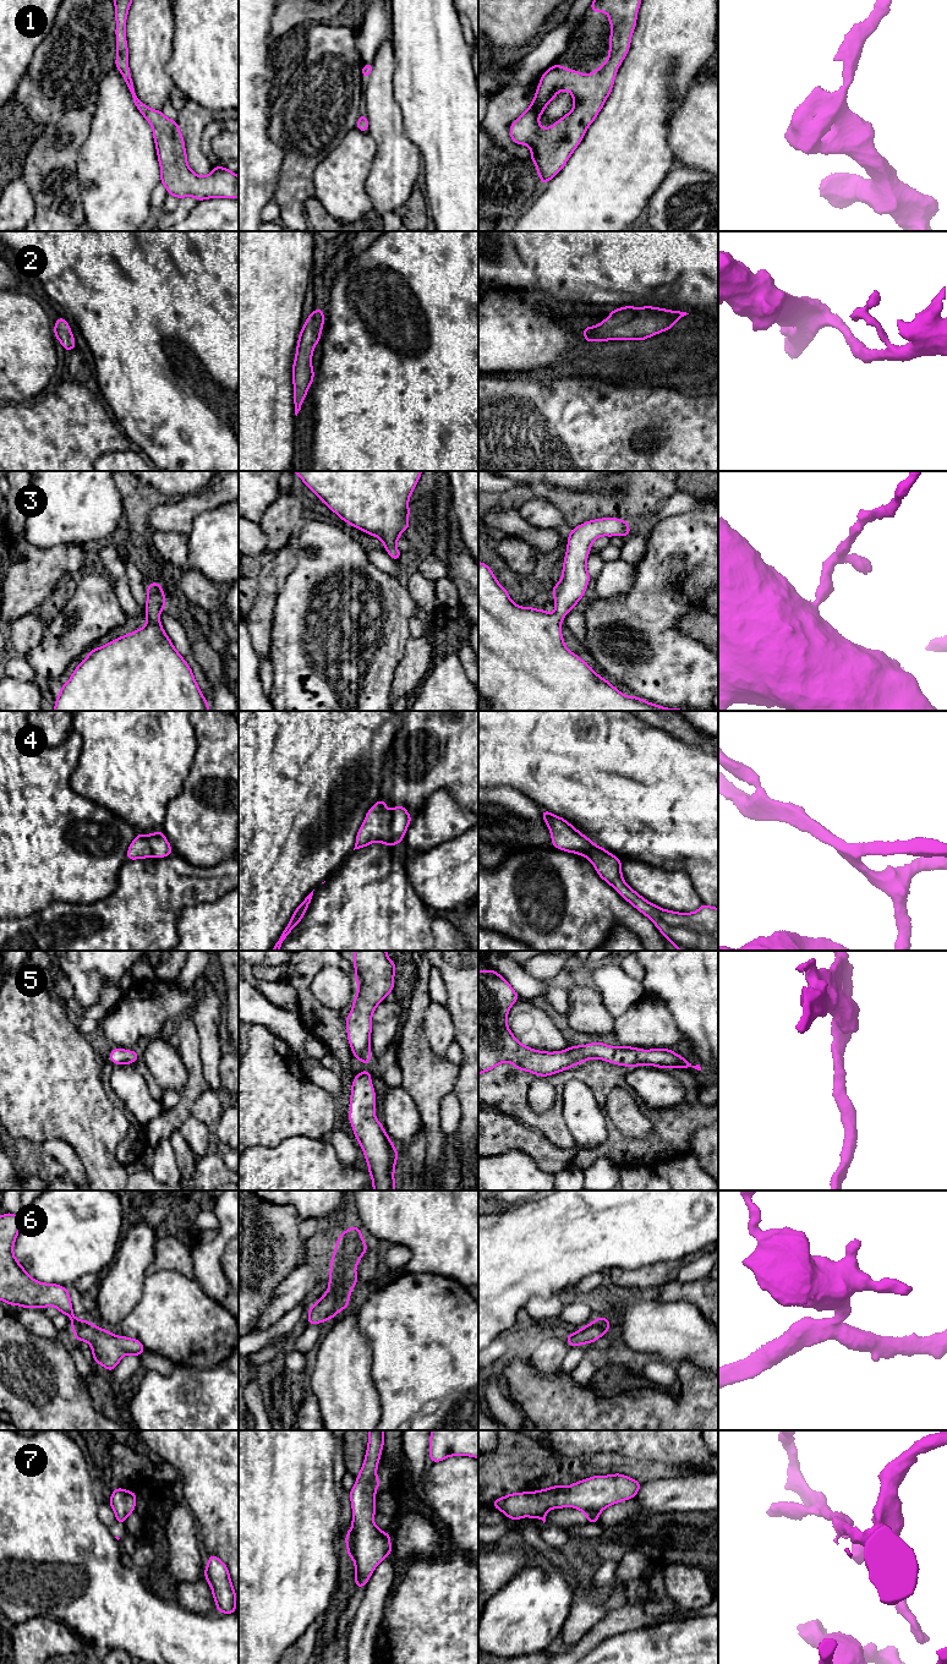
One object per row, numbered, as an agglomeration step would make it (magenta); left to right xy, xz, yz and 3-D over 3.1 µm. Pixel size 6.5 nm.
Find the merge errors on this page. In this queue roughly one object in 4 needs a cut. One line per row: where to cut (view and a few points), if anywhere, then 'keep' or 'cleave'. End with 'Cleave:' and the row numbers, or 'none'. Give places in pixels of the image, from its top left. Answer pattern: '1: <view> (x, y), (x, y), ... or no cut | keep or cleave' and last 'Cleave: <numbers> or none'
1: no cut | keep
2: no cut | keep
3: no cut | keep
4: no cut | keep
5: no cut | keep
6: no cut | keep
7: no cut | keep
Cleave: none

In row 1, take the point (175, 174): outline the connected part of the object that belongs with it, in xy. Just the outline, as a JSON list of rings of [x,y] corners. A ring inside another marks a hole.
[[[114,0],[116,20],[115,66],[126,81],[132,102],[153,128],[158,162],[160,164],[160,182],[168,195],[181,199],[195,197],[198,202],[207,198],[237,198],[239,176],[225,166],[214,166],[209,175],[196,175],[187,164],[184,137],[177,121],[168,119],[160,110],[143,104],[135,91],[128,69],[128,49],[126,42],[126,18],[132,0]]]

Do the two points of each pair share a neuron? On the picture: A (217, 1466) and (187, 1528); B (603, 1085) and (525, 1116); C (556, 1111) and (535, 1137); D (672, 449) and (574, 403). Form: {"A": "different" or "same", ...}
{"A": "different", "B": "same", "C": "different", "D": "same"}

